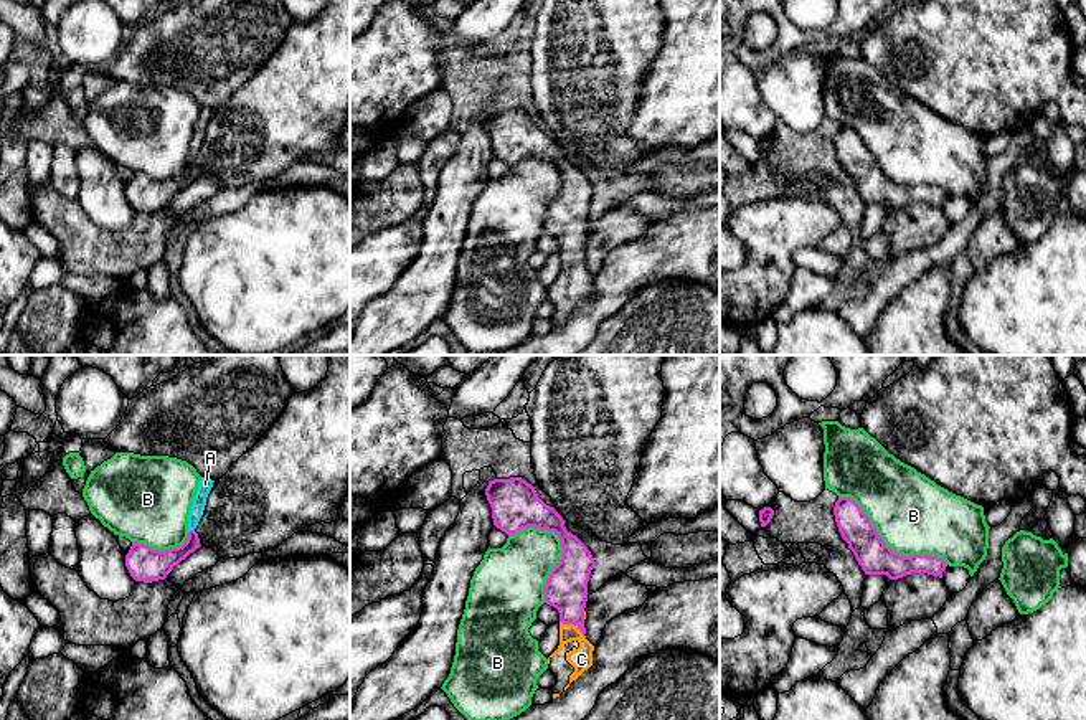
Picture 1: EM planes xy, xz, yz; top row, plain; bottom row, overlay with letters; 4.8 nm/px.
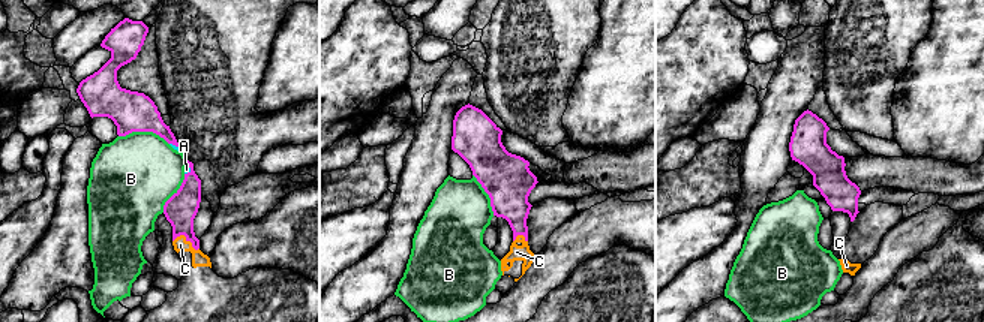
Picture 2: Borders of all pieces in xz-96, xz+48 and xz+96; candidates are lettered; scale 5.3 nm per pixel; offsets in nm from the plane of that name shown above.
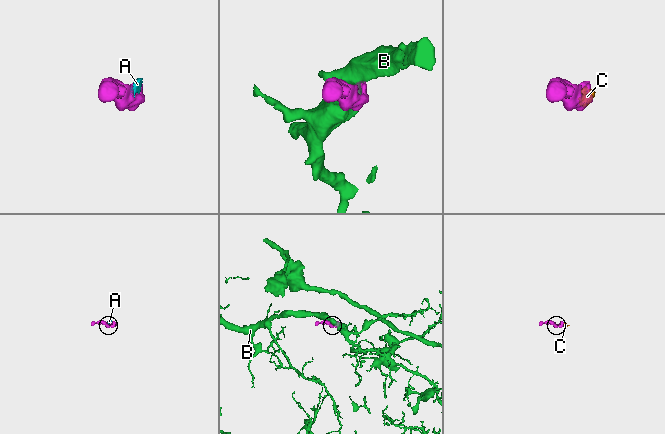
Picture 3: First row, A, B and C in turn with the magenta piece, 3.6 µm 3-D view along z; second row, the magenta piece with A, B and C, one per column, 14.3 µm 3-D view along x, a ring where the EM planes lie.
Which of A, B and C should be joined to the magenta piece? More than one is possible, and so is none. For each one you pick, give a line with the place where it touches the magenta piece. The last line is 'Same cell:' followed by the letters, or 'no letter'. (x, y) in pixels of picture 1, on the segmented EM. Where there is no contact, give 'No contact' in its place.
A: Touches magenta at xy (190, 530)
C: Touches magenta at xz (571, 623)
Same cell: A, C

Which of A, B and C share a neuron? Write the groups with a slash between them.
A C / B

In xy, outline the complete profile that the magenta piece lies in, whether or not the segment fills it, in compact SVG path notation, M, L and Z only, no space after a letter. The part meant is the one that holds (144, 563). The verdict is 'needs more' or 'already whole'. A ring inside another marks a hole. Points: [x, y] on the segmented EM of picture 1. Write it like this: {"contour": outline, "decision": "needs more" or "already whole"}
{"contour": "M201 477L198 484L188 515L188 538L182 547L160 552L144 543L132 542L132 547L125 555L125 566L135 581L152 583L165 580L175 565L201 547L195 528L203 515L213 482L215 481L210 477Z", "decision": "needs more"}

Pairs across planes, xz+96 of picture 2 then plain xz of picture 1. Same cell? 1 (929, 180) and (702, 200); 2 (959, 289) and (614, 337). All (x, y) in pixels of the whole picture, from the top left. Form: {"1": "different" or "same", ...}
{"1": "different", "2": "same"}

